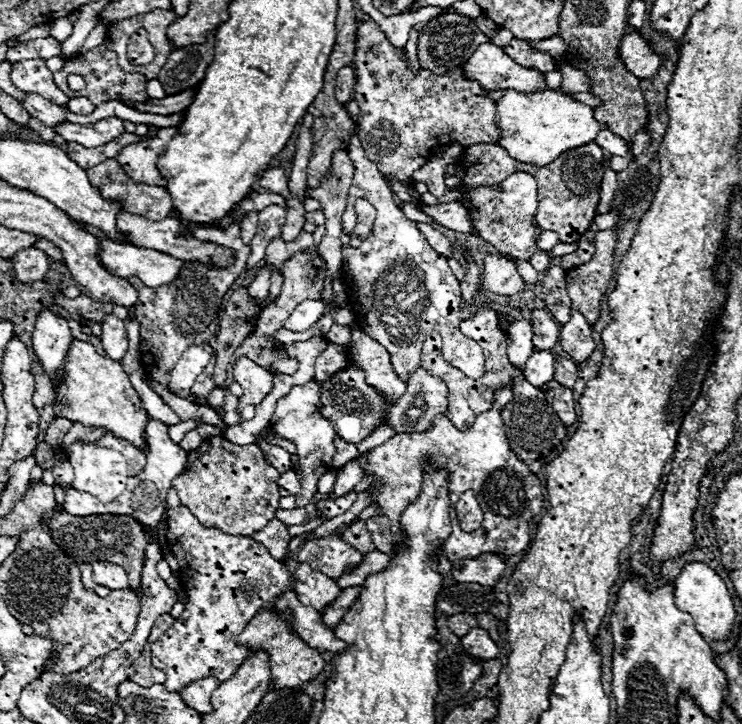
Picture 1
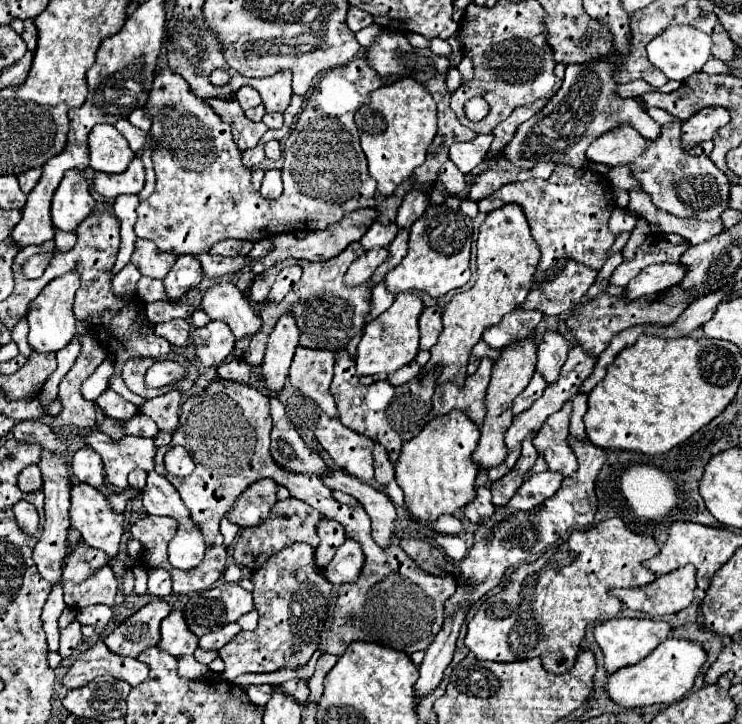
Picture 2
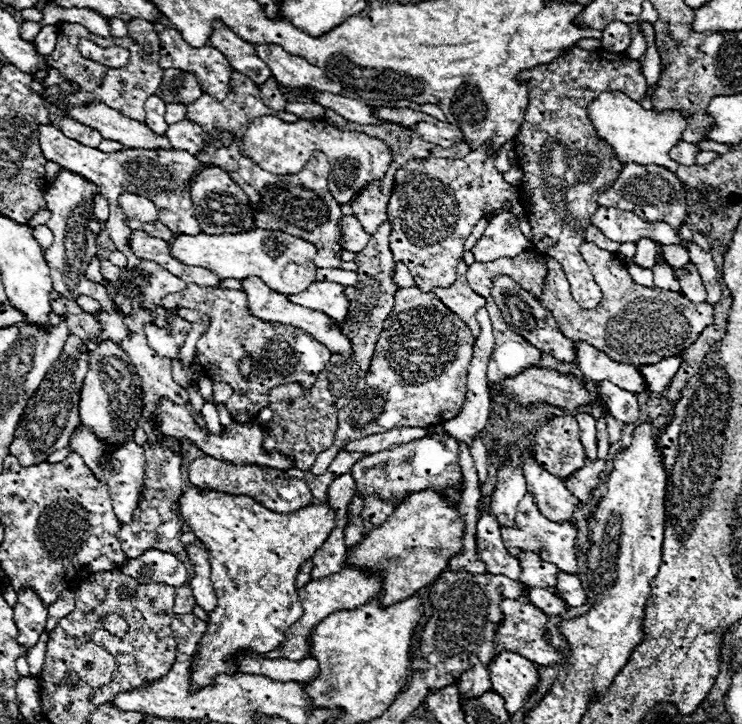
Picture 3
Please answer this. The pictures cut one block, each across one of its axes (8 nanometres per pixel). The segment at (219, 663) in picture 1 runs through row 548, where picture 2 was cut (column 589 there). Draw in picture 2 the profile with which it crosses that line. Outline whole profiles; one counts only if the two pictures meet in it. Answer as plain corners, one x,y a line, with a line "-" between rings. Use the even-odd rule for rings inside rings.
558,164
548,180
532,178
526,182
506,184
492,196
480,200
478,208
480,212
488,214
510,202
518,204
524,210
532,236
542,250
534,280
542,280
544,272
554,268
554,264
560,260
576,260
588,268
596,268
596,272
602,270
614,244
614,234
608,228
608,220
614,210
612,188
602,174
590,172
588,168
576,170
568,168
566,164

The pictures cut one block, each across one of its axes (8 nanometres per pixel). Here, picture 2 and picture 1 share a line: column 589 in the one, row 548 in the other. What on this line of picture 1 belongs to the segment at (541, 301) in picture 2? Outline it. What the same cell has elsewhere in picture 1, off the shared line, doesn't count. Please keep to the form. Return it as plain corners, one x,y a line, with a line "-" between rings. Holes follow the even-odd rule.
272,520
272,524
268,524
268,528
264,528
262,532
256,532
254,536
256,536
254,540
262,542
276,560
286,558
292,536
288,534
288,528
284,524
280,524
280,520

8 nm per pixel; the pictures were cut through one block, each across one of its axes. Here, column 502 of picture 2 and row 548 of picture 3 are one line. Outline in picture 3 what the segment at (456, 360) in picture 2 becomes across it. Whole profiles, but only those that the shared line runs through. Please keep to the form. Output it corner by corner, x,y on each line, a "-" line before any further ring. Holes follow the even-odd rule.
192,484
180,494
178,512
188,524
190,532
194,532
196,538
208,548
212,584
218,594
218,606
212,612
208,612
208,626
192,660
190,690
198,692
200,688
210,686
214,676
218,674
238,674
236,666
226,664
226,660
232,658
236,652
250,650
252,654
260,654
278,648
278,644
284,640
284,632
302,614
302,602
296,594
296,574
300,570
300,564
314,556
316,548
320,548
326,542
330,530
336,524
334,512
326,504
300,508
294,514
278,514
264,508
248,496
230,496
216,490
200,490

